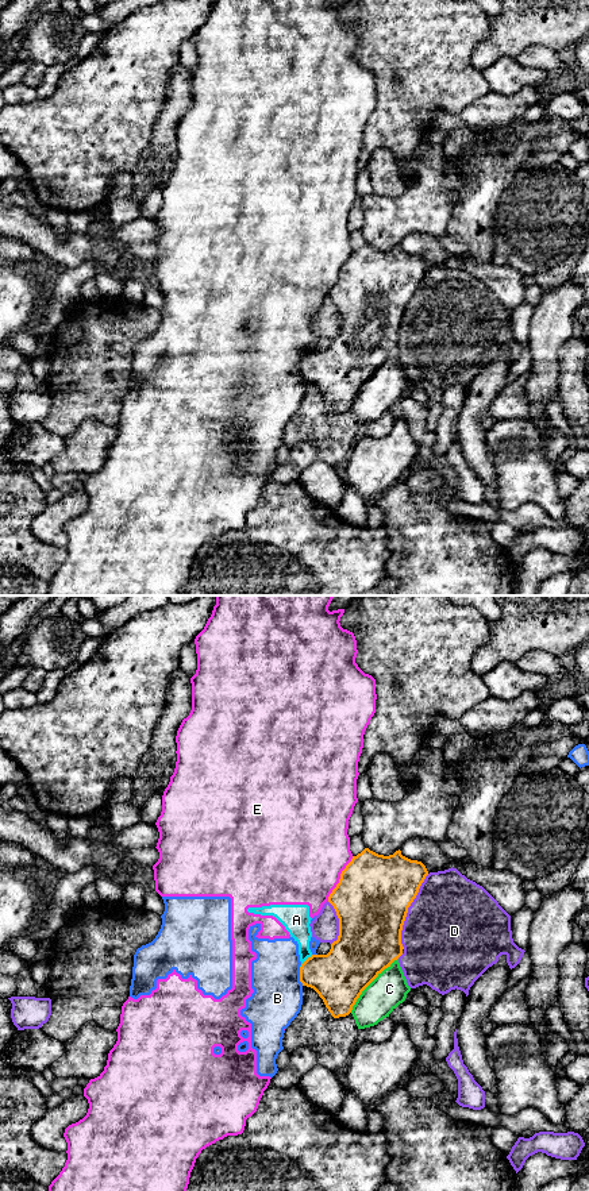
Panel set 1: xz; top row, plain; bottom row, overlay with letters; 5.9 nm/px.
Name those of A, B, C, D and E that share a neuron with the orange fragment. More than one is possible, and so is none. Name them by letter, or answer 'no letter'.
no letter

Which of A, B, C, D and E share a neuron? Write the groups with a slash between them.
A B E / C / D

